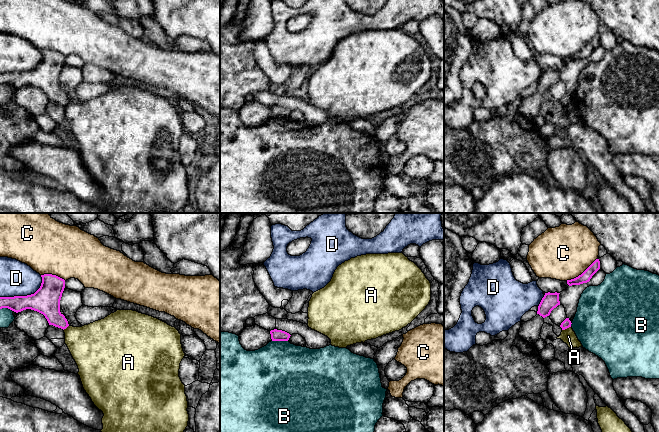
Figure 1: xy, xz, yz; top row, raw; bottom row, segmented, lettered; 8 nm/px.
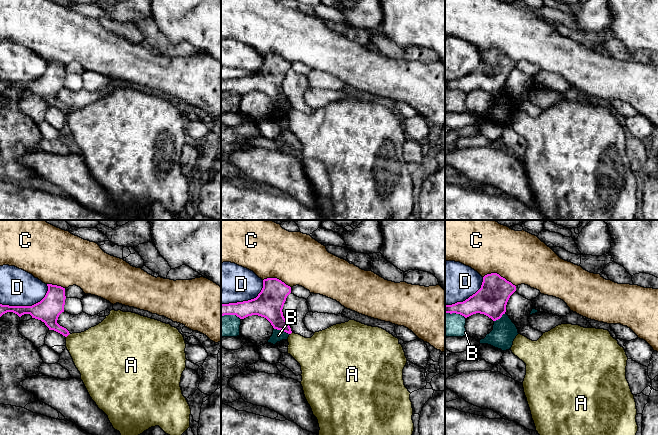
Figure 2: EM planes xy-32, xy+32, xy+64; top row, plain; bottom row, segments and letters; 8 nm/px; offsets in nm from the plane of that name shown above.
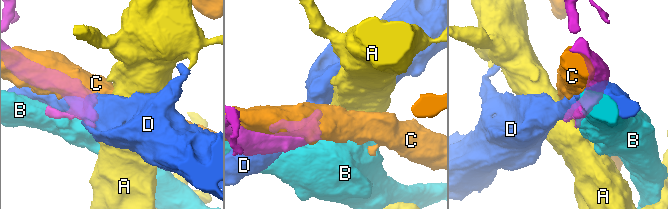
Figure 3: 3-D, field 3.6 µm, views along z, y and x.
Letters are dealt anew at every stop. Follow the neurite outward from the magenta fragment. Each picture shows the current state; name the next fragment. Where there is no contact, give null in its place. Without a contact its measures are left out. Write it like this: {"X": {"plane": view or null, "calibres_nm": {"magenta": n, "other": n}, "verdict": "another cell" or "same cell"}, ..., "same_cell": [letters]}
{"A": {"plane": "yz", "calibres_nm": {"magenta": 70, "other": 120}, "verdict": "another cell"}, "B": {"plane": "xz", "calibres_nm": {"magenta": 100, "other": 480}, "verdict": "another cell"}, "C": {"plane": "yz", "calibres_nm": {"magenta": 90, "other": 440}, "verdict": "another cell"}, "D": {"plane": "xy", "calibres_nm": {"magenta": 220, "other": 280}, "verdict": "another cell"}, "same_cell": []}

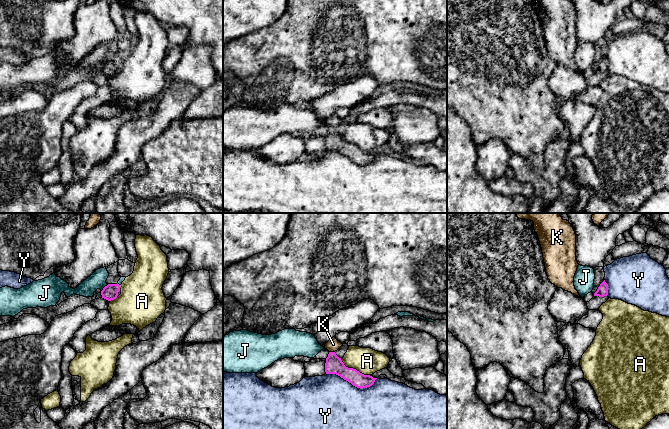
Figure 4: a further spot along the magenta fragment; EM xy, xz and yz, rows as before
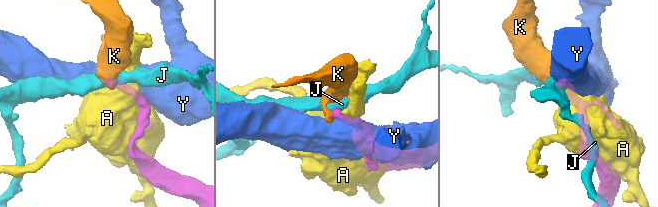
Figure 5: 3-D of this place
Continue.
{"A": {"plane": "xz", "calibres_nm": {"magenta": 140, "other": 220}, "verdict": "another cell"}, "J": {"plane": "xy", "calibres_nm": {"magenta": 130, "other": 140}, "verdict": "another cell"}, "K": {"plane": "xz", "calibres_nm": {"magenta": 140, "other": 100}, "verdict": "same cell"}, "Y": {"plane": "xz", "calibres_nm": {"magenta": 140, "other": 500}, "verdict": "another cell"}, "same_cell": ["K"]}

